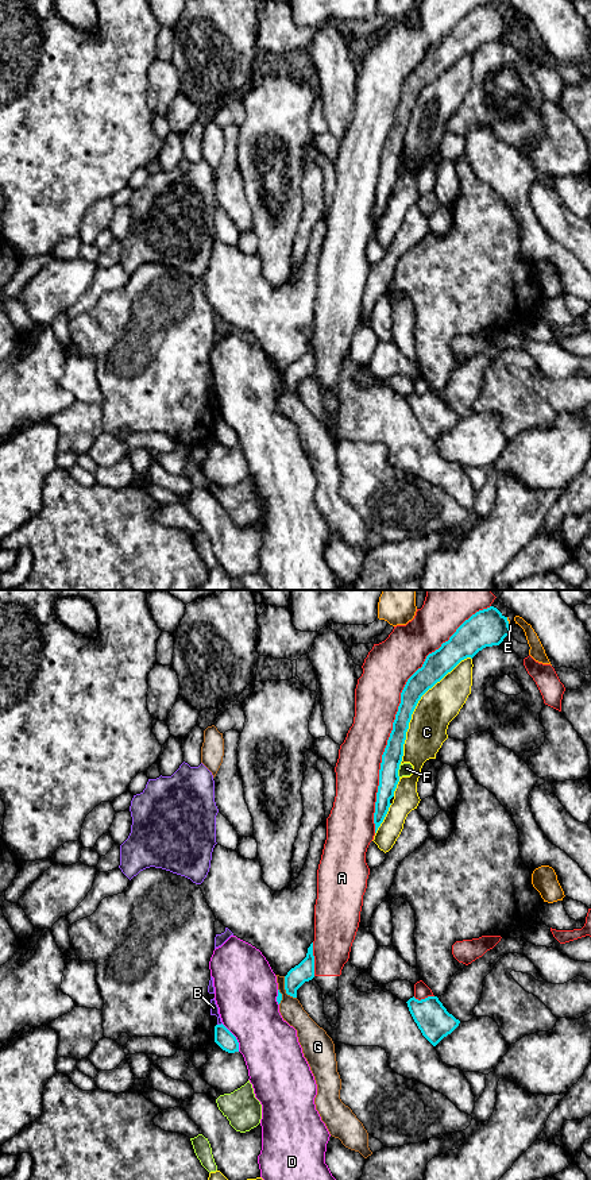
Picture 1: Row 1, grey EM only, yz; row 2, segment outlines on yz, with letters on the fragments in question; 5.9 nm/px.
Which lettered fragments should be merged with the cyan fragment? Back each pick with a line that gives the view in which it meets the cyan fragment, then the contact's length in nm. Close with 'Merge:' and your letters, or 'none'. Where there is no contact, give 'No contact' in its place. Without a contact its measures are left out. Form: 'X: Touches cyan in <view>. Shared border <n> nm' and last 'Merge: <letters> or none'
Merge: none

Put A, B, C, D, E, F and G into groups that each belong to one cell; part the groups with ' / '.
A / B / C / D / E / F / G

